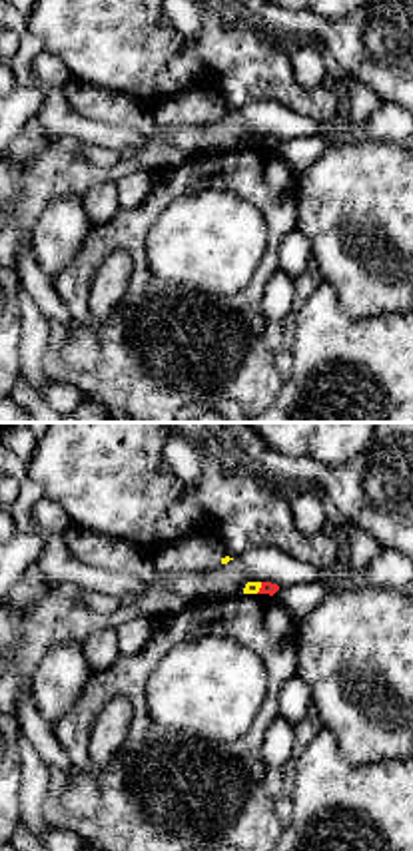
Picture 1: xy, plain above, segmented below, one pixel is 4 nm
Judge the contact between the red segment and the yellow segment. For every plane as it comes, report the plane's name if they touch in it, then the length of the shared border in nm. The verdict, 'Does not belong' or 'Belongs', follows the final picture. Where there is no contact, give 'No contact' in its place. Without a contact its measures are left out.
Touches red in xy. Shared border 50 nm

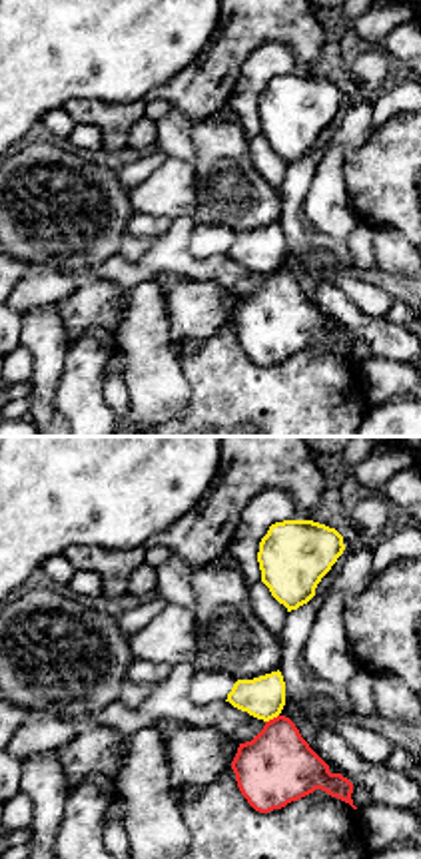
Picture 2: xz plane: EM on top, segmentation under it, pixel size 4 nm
Touches red in xz. Shared border 70 nm

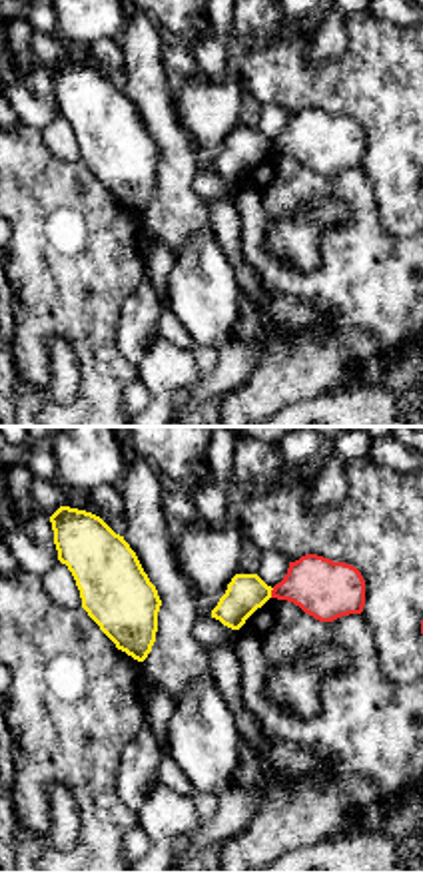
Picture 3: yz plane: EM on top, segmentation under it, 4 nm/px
Touches red in yz. Shared border 40 nm

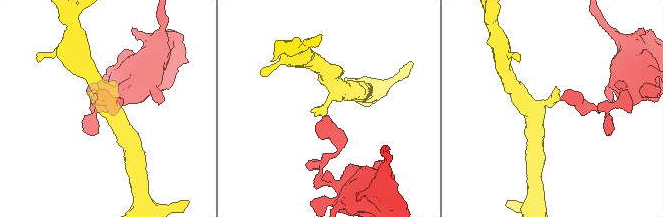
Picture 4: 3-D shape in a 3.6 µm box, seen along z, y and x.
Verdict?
Does not belong

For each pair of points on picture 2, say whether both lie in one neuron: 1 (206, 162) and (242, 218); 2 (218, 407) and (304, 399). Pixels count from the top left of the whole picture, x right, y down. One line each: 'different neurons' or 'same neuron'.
1: same neuron
2: same neuron

